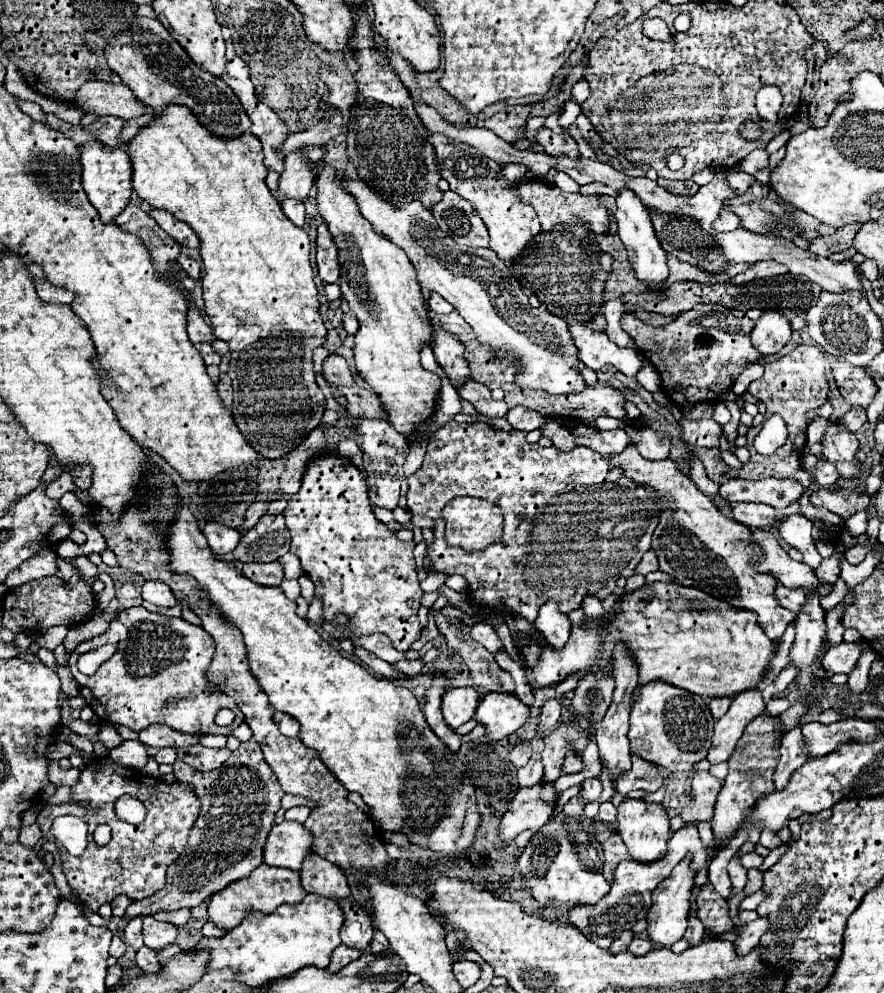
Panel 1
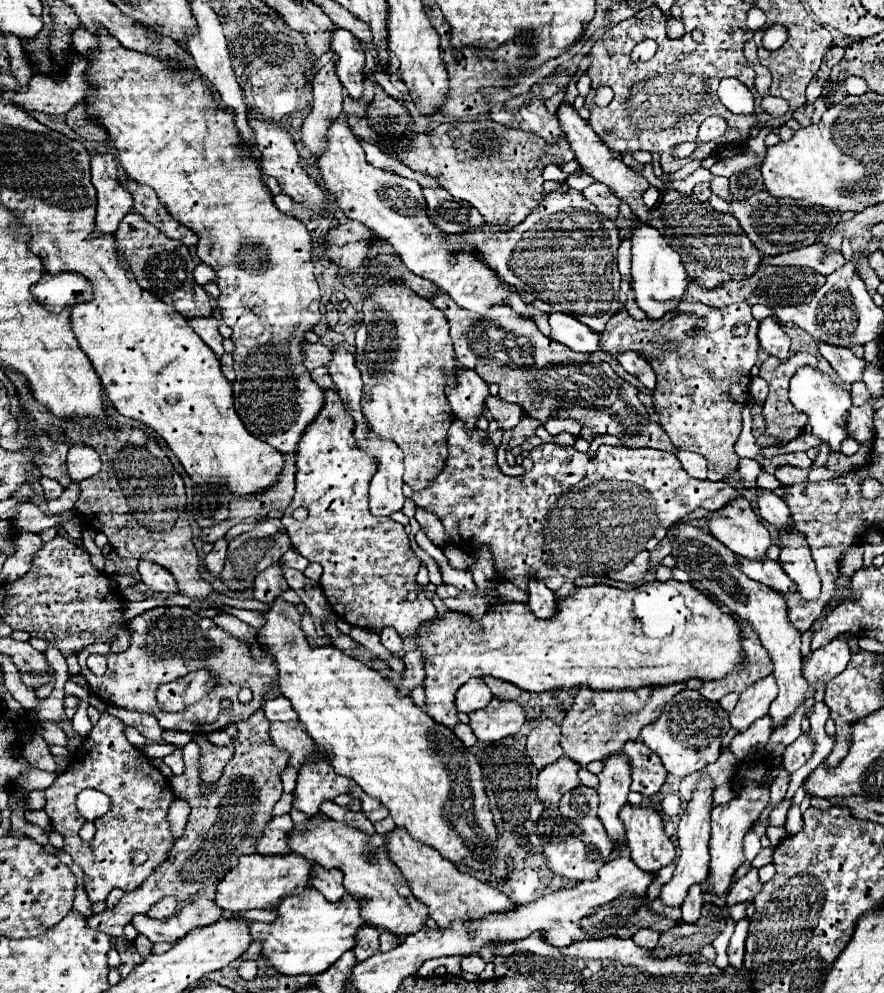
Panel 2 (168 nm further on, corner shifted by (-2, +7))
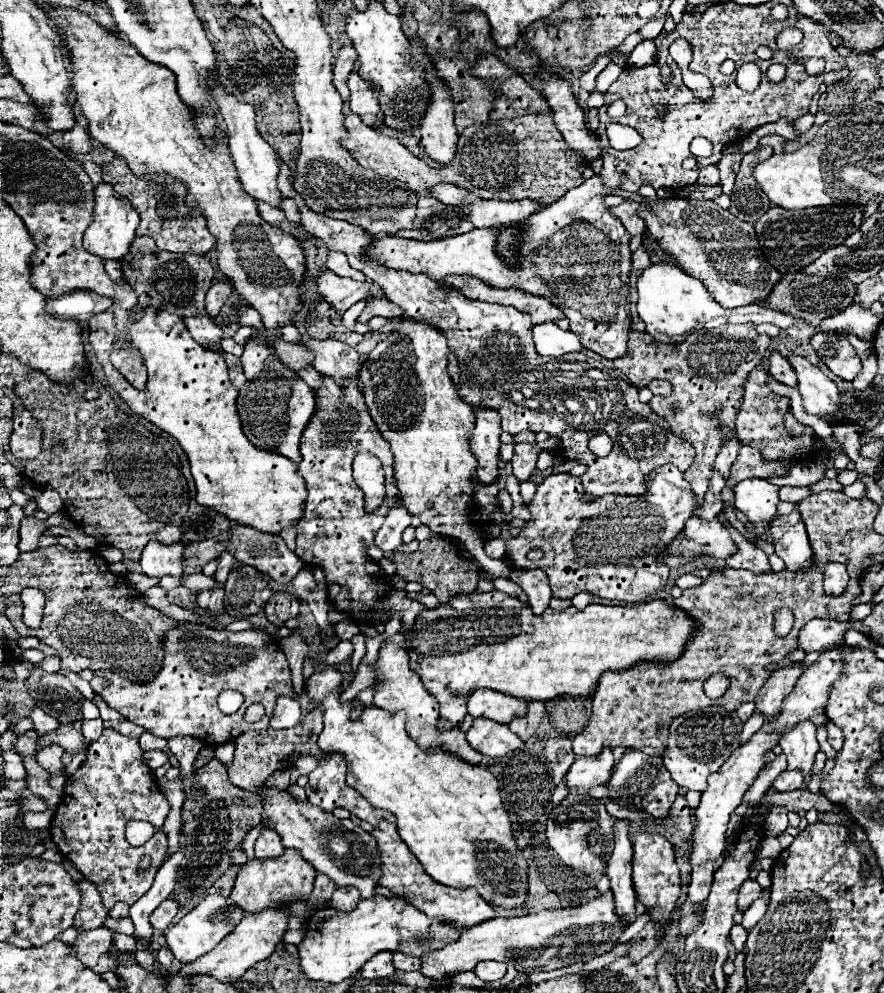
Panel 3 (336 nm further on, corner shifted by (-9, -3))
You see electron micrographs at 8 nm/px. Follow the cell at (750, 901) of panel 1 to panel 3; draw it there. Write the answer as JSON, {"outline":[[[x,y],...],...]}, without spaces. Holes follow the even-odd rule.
{"outline":[[[735,924],[731,928],[731,942],[733,942],[735,950],[743,950],[745,948],[745,940],[747,940],[747,930],[741,924]]]}

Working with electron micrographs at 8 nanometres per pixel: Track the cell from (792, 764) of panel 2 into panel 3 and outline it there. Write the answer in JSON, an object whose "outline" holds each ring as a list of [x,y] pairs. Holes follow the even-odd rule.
{"outline":[[[785,770],[773,784],[775,790],[779,792],[789,792],[789,790],[799,790],[803,786],[803,772],[801,770]]]}

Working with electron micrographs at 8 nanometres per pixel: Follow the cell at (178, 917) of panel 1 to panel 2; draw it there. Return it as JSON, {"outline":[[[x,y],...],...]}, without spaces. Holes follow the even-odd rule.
{"outline":[[[162,898],[146,914],[150,918],[166,918],[166,916],[172,916],[176,912],[178,912],[178,902],[174,898]]]}

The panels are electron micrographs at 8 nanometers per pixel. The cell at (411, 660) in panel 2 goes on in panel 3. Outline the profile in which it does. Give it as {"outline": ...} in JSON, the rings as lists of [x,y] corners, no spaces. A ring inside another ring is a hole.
{"outline":[[[393,642],[383,644],[383,648],[379,650],[379,660],[377,660],[377,692],[375,692],[375,700],[373,704],[379,708],[385,708],[389,712],[399,712],[405,710],[407,714],[407,732],[409,736],[419,742],[419,746],[427,748],[427,746],[443,746],[445,750],[457,754],[459,758],[471,762],[471,764],[479,764],[483,754],[479,754],[477,750],[473,750],[469,746],[469,742],[465,740],[465,732],[461,732],[459,728],[447,730],[447,732],[437,732],[435,724],[437,724],[437,698],[431,696],[427,692],[427,688],[423,686],[423,682],[419,680],[419,676],[415,676],[415,670],[411,670],[409,666],[409,658],[407,652],[403,648],[399,648]]]}

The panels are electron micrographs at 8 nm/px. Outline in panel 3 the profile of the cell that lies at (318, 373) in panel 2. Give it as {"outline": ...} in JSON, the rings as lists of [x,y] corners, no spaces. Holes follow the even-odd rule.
{"outline":[[[313,366],[303,368],[303,370],[299,370],[297,374],[299,374],[299,378],[301,378],[305,384],[309,384],[311,388],[319,388],[319,384],[323,382],[323,374],[319,374]]]}

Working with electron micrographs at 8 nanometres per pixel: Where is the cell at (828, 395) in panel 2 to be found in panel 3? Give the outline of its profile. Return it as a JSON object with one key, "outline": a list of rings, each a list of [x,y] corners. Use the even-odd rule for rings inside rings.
{"outline":[[[789,356],[789,362],[799,376],[797,388],[801,392],[805,412],[819,418],[835,418],[841,406],[837,384],[803,356]]]}

